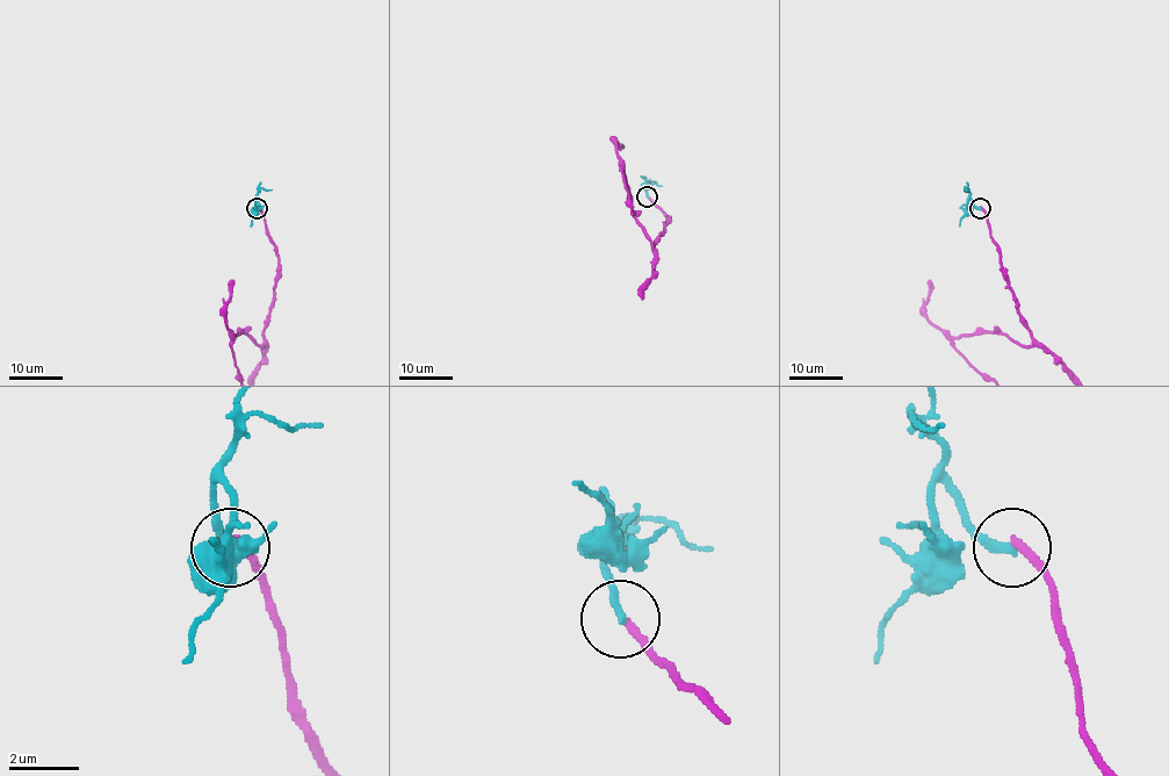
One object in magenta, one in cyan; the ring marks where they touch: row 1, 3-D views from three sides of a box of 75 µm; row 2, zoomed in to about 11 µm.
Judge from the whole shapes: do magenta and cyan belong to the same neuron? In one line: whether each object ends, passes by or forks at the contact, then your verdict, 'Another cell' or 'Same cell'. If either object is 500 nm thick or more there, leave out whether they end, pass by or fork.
At the ring magenta ends. At the ring cyan ends. Another cell

